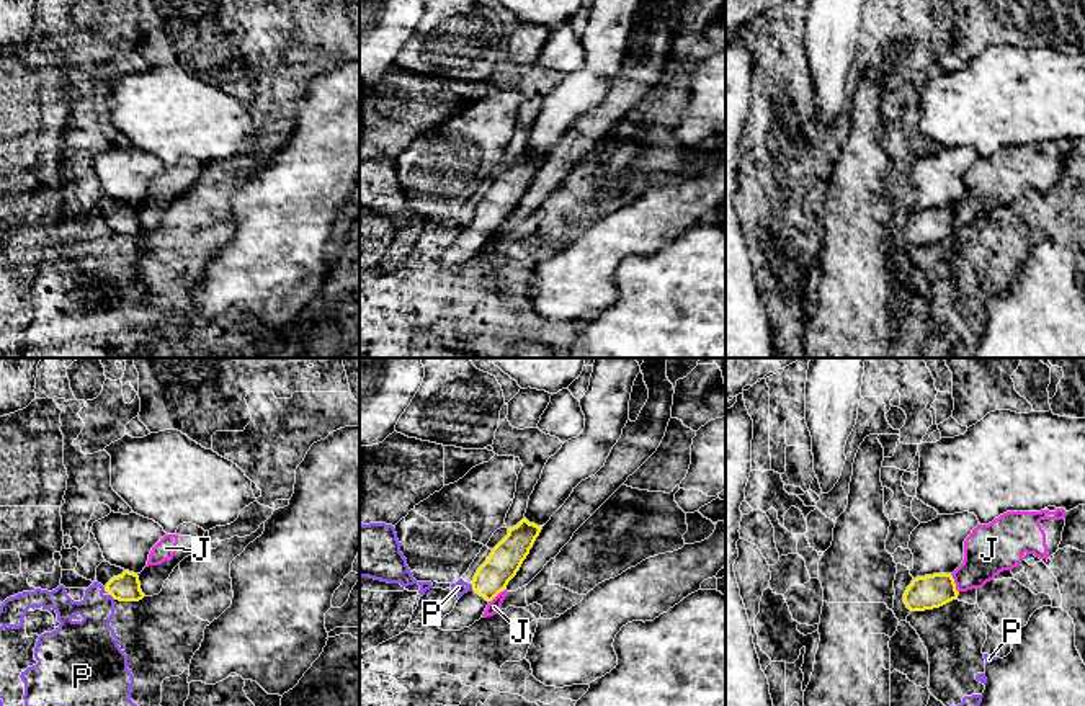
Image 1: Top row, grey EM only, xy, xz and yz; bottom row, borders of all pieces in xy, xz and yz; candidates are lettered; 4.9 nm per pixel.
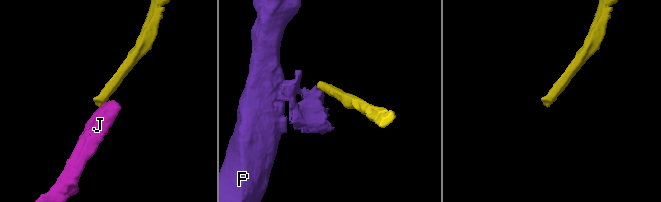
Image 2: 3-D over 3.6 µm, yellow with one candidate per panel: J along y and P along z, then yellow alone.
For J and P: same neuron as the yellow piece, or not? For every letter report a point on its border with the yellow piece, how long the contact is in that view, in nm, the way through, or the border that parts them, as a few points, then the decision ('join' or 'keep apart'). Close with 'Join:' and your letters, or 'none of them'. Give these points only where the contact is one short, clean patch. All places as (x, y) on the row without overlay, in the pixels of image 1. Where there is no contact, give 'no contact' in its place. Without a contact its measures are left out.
J: contact yz (955, 218); length 100 nm; border yz (950, 208), (958, 226); keep apart
P: contact xy (111, 229); length 50 nm; border xy (108, 227), (115, 232); keep apart
Join: none of them

